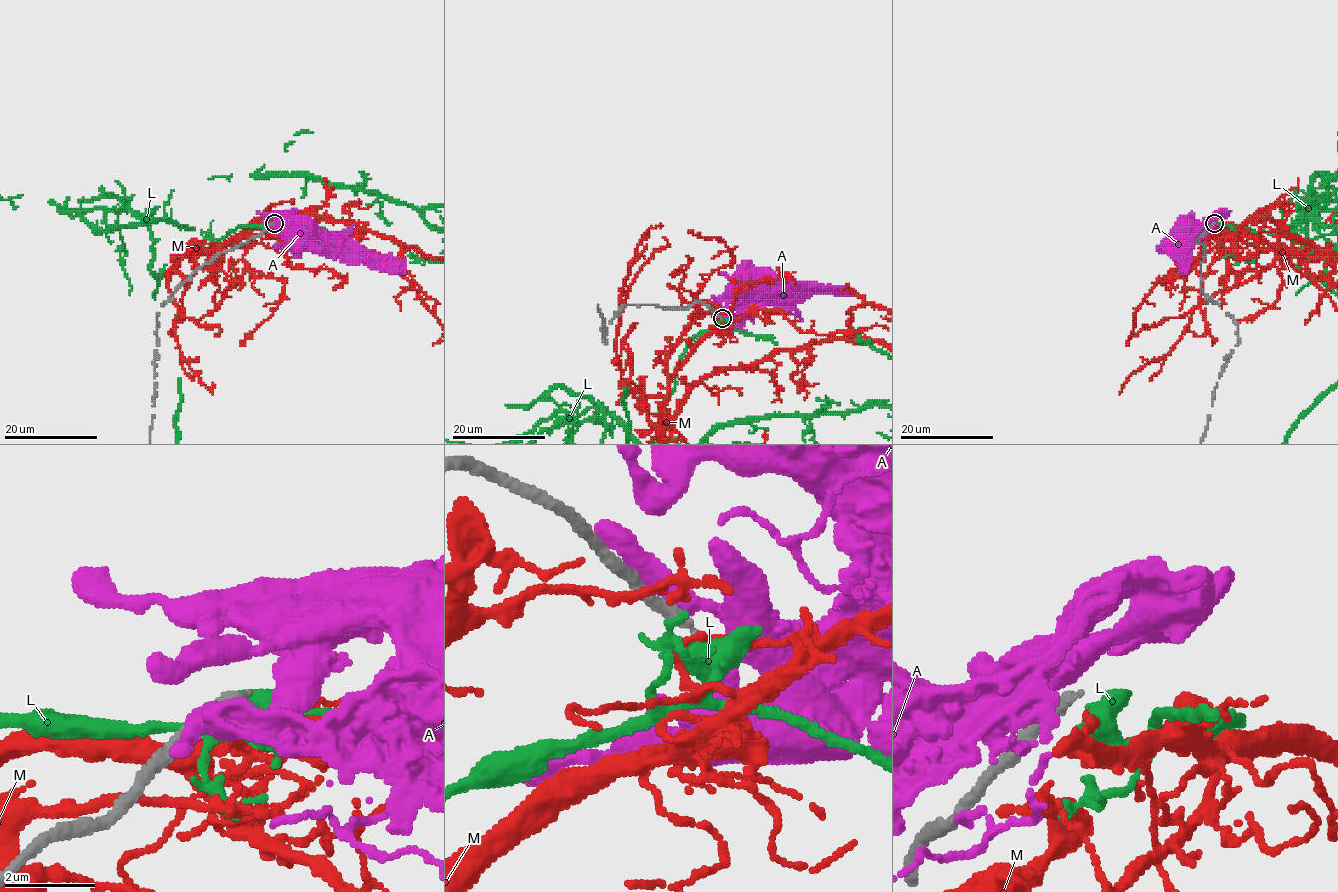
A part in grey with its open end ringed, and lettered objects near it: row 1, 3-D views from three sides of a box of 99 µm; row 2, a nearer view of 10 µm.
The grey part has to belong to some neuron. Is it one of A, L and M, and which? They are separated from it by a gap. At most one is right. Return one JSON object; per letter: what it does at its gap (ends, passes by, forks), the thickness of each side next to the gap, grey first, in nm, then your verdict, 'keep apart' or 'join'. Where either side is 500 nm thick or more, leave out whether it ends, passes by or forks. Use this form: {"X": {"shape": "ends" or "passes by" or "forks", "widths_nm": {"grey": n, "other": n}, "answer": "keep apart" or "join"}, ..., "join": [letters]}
{"A": {"shape": "forks", "widths_nm": {"grey": 240, "other": 400}, "answer": "keep apart"}, "L": {"widths_nm": {"grey": 240, "other": 650}, "answer": "keep apart"}, "M": {"shape": "ends", "widths_nm": {"grey": 240, "other": 200}, "answer": "keep apart"}, "join": []}

